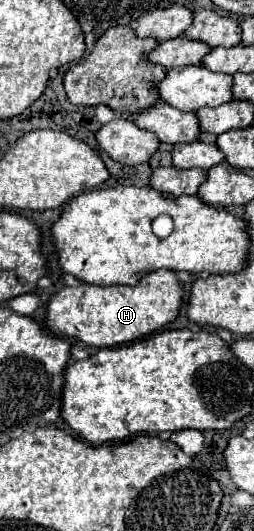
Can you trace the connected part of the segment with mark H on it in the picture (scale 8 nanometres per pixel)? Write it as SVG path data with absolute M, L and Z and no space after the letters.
M173 270L145 274L135 286L65 286L47 302L45 324L53 334L75 338L87 346L109 348L143 338L177 318L183 288Z

